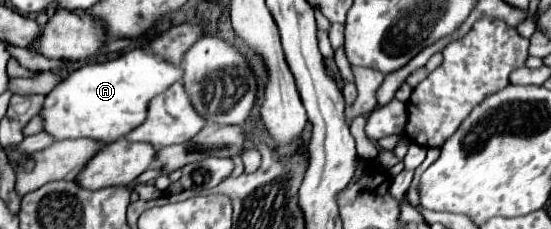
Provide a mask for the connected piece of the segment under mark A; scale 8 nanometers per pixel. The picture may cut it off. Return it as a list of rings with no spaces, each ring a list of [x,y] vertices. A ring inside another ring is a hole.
[[[134,49],[134,51],[120,55],[118,59],[106,61],[106,63],[82,65],[80,69],[72,71],[60,85],[56,85],[56,89],[52,89],[46,95],[46,101],[40,111],[40,117],[44,123],[42,131],[46,131],[56,141],[86,137],[92,141],[112,143],[112,141],[128,135],[136,125],[140,125],[144,121],[148,101],[152,97],[156,97],[156,93],[162,93],[164,89],[168,89],[168,85],[172,85],[172,81],[180,81],[180,67],[164,63],[162,57],[152,55],[148,49]]]

